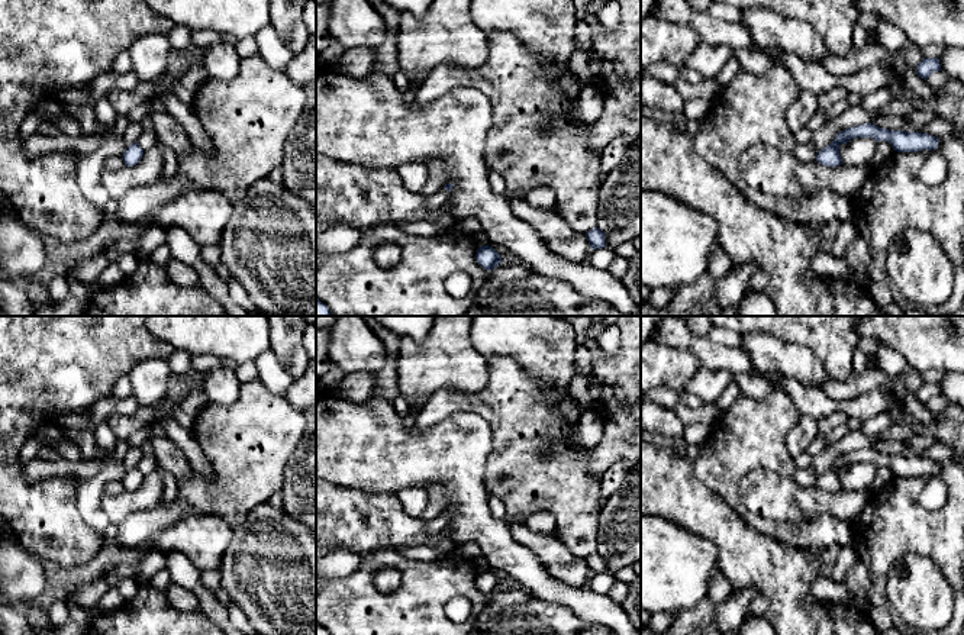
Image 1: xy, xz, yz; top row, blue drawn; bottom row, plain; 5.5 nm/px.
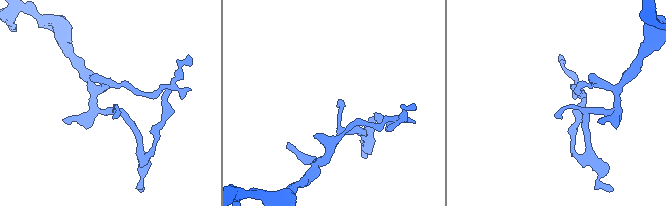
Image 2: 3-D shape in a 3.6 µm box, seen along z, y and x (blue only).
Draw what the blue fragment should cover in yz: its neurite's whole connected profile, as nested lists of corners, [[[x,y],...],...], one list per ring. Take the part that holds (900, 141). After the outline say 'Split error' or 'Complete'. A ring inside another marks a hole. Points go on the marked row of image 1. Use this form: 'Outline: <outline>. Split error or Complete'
Outline: [[[863,123],[838,132],[835,139],[816,154],[816,161],[825,167],[841,165],[839,145],[852,138],[873,138],[877,142],[887,141],[897,152],[932,151],[938,148],[939,142],[938,138],[922,132],[890,130],[874,123]]]. Complete

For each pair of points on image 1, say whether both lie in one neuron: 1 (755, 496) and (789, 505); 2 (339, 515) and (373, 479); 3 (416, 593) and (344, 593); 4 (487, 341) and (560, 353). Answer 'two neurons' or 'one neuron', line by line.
1: one neuron
2: two neurons
3: one neuron
4: one neuron

